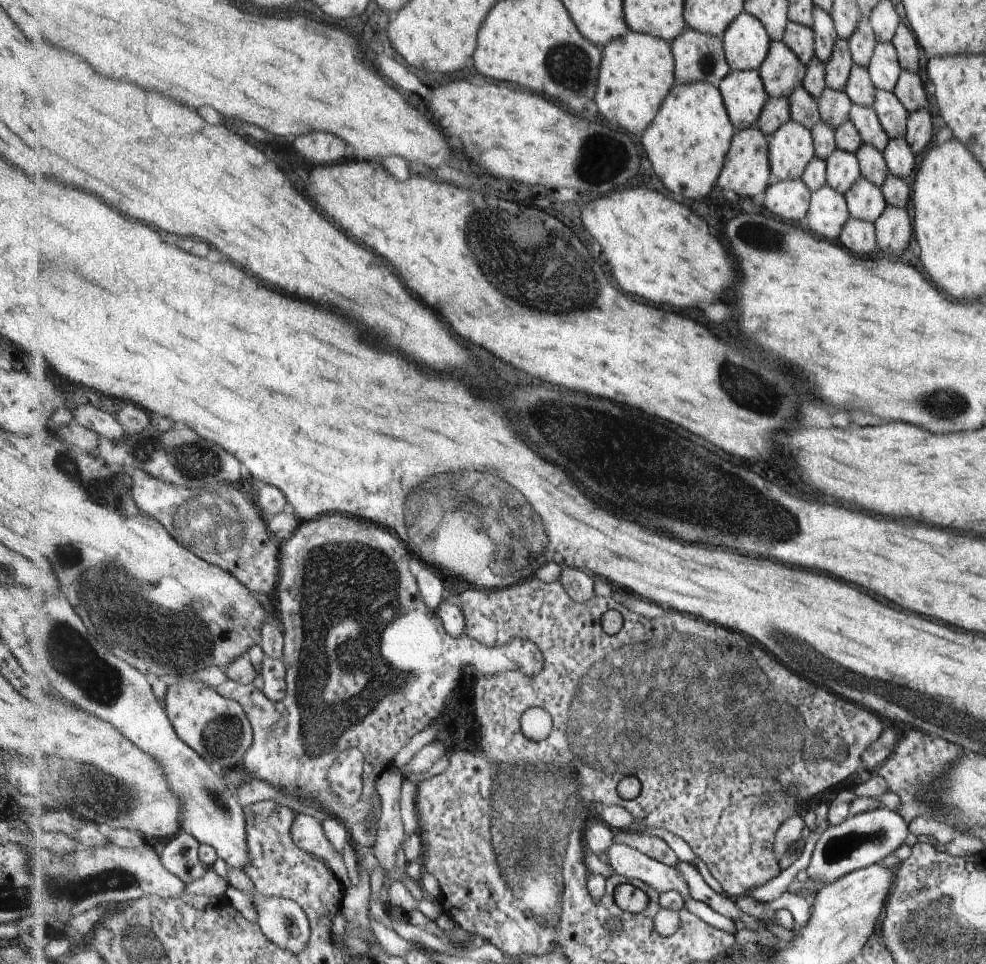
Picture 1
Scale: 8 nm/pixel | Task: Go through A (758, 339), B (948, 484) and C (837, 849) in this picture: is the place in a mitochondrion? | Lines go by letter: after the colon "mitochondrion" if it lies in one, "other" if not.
A: other
B: other
C: mitochondrion

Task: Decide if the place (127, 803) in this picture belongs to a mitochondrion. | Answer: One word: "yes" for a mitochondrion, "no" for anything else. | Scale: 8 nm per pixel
yes

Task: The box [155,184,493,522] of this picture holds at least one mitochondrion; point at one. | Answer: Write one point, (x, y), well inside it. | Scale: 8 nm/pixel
(193, 460)

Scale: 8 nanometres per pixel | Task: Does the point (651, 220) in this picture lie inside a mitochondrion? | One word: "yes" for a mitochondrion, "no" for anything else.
no

